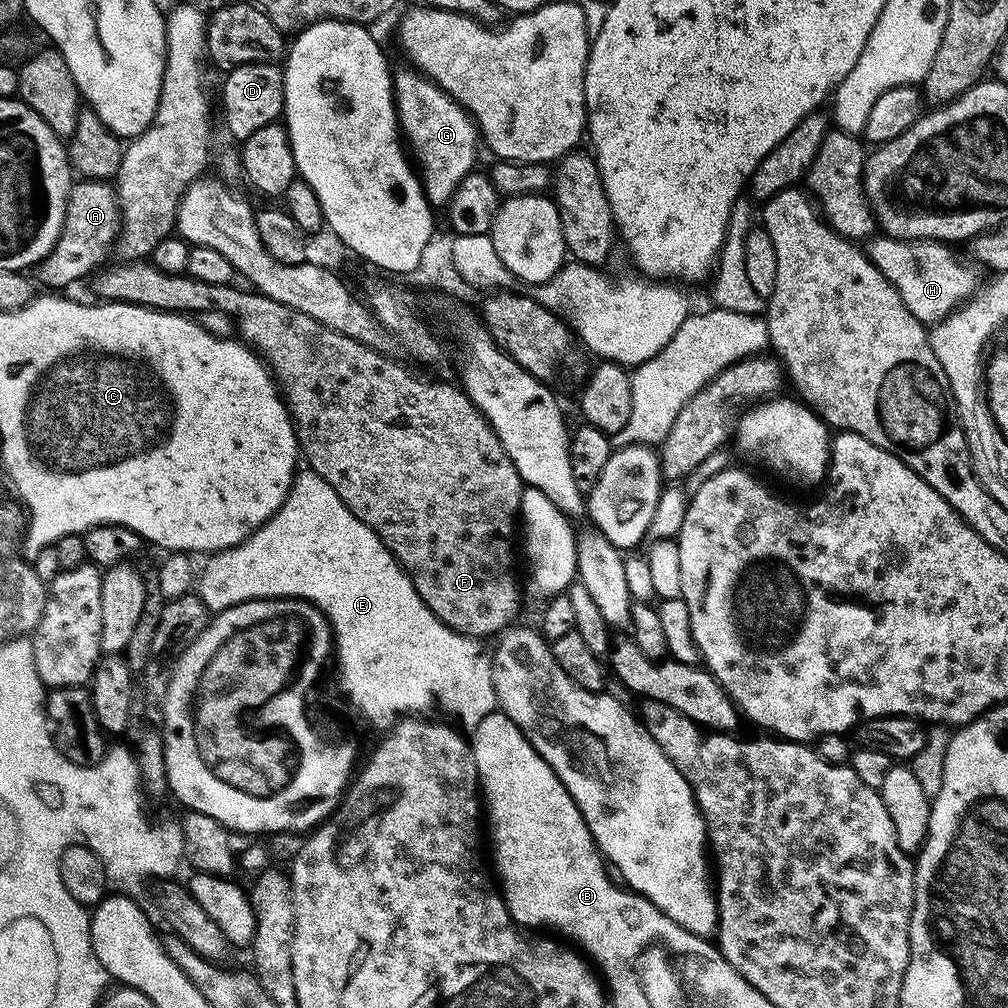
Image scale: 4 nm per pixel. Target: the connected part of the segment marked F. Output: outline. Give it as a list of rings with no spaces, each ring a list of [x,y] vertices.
[[[119,262],[113,268],[108,268],[109,266],[104,266],[99,269],[91,277],[90,283],[92,283],[92,292],[97,301],[100,302],[115,302],[118,304],[137,304],[143,308],[155,308],[158,312],[178,312],[181,314],[199,314],[201,312],[221,312],[227,316],[231,316],[232,323],[234,325],[235,331],[238,333],[239,339],[243,343],[247,344],[249,348],[255,350],[260,359],[268,365],[273,380],[276,381],[279,389],[280,395],[283,396],[285,404],[288,405],[288,415],[292,418],[292,426],[296,430],[296,442],[298,445],[299,455],[302,457],[311,471],[317,472],[323,480],[330,482],[330,490],[334,490],[334,494],[338,494],[338,498],[343,504],[345,504],[350,510],[350,514],[354,514],[359,518],[362,523],[366,526],[370,526],[374,531],[376,531],[376,536],[380,541],[388,547],[390,554],[399,563],[400,567],[404,569],[404,573],[410,578],[410,582],[414,586],[414,590],[418,590],[418,598],[422,598],[422,602],[426,602],[428,609],[434,613],[435,616],[439,618],[443,624],[450,626],[455,632],[460,632],[464,636],[474,636],[477,638],[485,638],[484,636],[495,637],[497,634],[503,633],[505,629],[513,623],[512,620],[516,616],[516,611],[520,608],[520,584],[516,581],[516,576],[512,573],[512,567],[516,564],[516,556],[512,553],[512,535],[517,535],[518,532],[518,513],[520,510],[520,499],[523,496],[525,490],[525,483],[520,479],[518,470],[514,466],[514,462],[510,462],[510,454],[506,454],[506,450],[502,446],[502,442],[498,438],[498,434],[492,429],[488,424],[488,420],[483,414],[480,413],[476,408],[476,403],[469,398],[467,392],[464,391],[463,387],[457,386],[455,383],[452,384],[435,384],[432,380],[423,380],[420,376],[415,376],[408,368],[403,368],[396,360],[391,360],[391,355],[385,354],[383,352],[376,352],[370,346],[366,346],[362,342],[358,342],[354,338],[346,338],[346,334],[338,334],[334,330],[330,330],[326,326],[322,326],[322,322],[318,322],[314,318],[310,318],[310,314],[302,314],[302,310],[294,310],[290,306],[282,306],[282,302],[274,302],[269,296],[262,296],[259,292],[255,290],[247,290],[248,292],[243,292],[242,289],[236,288],[235,283],[231,284],[211,284],[210,282],[202,282],[198,278],[189,276],[187,274],[166,274],[164,270],[158,270],[158,266],[154,266],[151,262]]]

